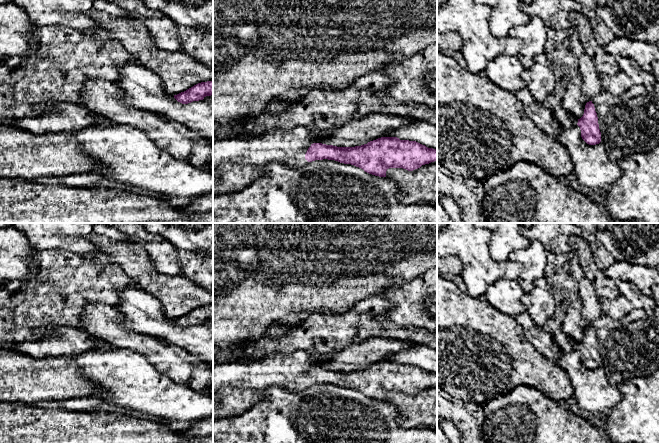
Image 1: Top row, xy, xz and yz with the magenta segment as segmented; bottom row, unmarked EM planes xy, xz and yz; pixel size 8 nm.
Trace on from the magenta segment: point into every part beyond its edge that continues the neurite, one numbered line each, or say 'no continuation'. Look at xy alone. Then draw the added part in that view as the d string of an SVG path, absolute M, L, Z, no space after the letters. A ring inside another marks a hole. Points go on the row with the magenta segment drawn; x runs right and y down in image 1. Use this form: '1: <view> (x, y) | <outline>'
no continuation

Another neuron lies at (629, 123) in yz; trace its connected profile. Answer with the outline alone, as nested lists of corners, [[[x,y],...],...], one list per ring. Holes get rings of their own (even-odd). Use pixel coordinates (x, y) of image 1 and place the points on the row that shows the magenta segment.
[[[658,82],[651,87],[634,85],[621,95],[601,91],[591,101],[611,161],[659,146]]]

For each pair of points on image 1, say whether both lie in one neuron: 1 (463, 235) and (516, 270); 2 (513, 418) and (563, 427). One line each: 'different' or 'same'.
1: same
2: same

